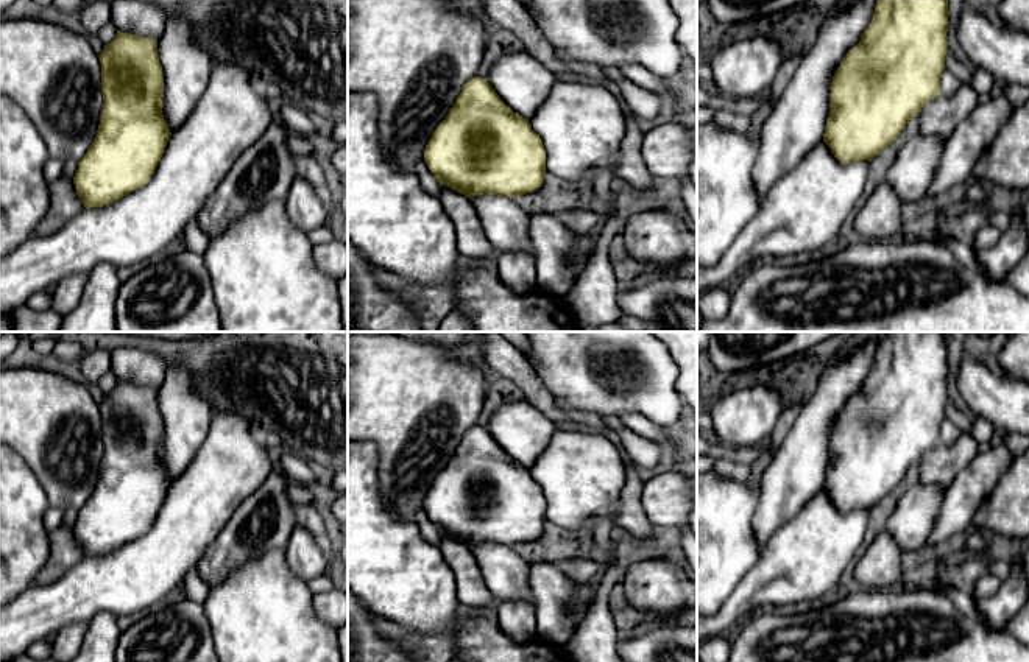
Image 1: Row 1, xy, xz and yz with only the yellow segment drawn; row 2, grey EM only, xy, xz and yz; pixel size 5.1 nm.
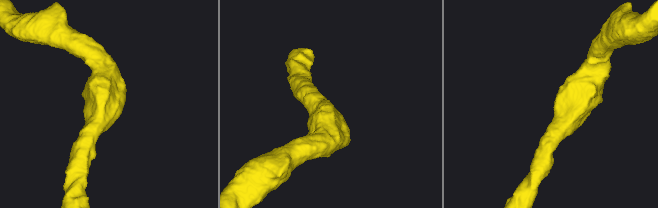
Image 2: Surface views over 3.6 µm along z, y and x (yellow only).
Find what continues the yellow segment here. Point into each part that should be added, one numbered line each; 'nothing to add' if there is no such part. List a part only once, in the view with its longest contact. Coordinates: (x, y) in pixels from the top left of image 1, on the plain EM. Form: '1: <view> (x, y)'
1: yz (797, 469)

